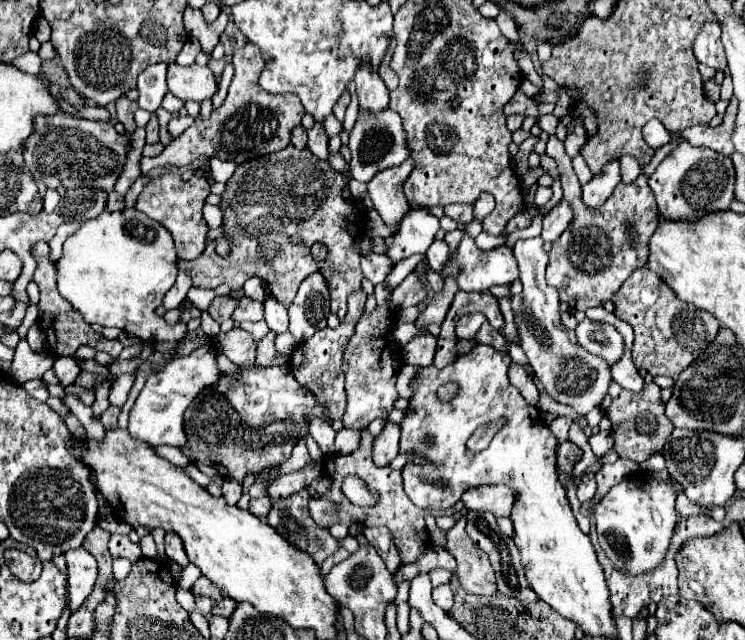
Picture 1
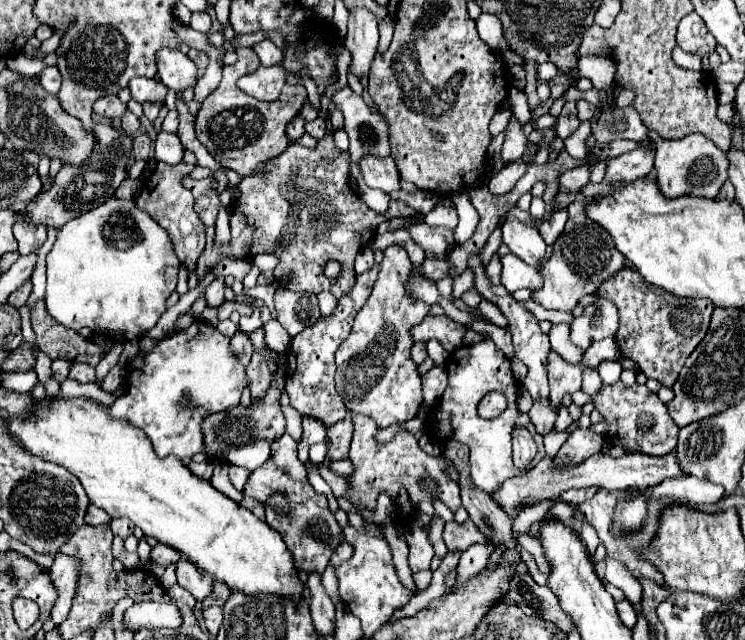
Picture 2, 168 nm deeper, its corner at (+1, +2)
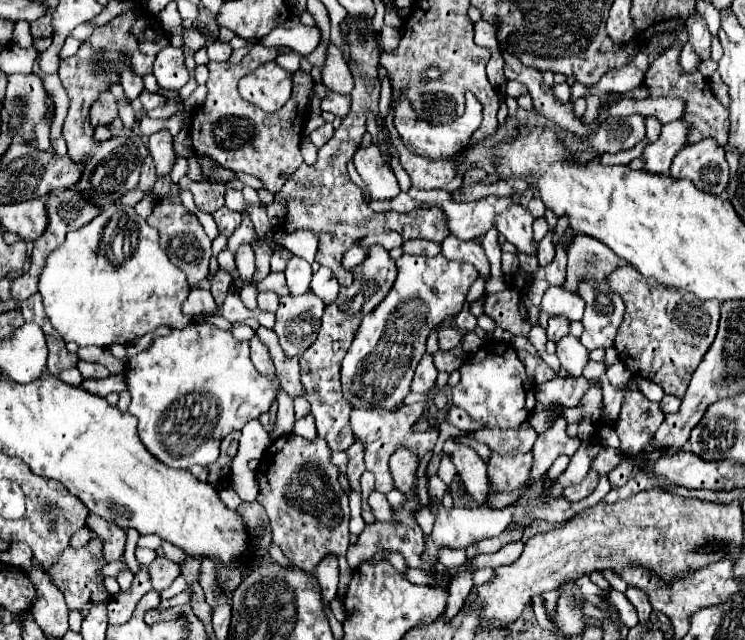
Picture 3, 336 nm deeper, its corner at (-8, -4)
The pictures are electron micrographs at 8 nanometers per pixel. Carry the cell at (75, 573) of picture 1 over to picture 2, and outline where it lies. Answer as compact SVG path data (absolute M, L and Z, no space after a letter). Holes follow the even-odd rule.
M61 552L53 558L53 566L49 568L53 586L57 588L57 600L51 612L51 620L55 624L61 624L69 614L69 608L75 596L75 588L77 588L77 568L79 568L77 560Z

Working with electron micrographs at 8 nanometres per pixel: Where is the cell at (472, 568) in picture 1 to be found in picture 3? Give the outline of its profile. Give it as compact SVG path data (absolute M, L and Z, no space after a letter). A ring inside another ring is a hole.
M424 402L406 404L406 406L402 406L400 412L358 410L358 408L352 410L352 414L350 414L350 426L354 430L354 438L364 444L364 462L366 462L366 468L376 476L376 486L374 488L378 492L388 494L390 490L394 490L394 478L392 478L388 460L390 460L390 456L398 448L406 448L406 450L414 452L422 460L436 446L436 440L438 440L438 432L436 430L434 430L434 434L414 434L410 430L412 424L414 424L414 420L422 414L422 410L424 410Z

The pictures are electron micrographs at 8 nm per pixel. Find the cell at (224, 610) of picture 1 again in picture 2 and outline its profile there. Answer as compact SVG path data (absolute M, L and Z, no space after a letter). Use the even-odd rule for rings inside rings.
M215 580L215 584L213 584L213 592L211 592L201 604L203 604L205 608L209 608L209 606L223 606L223 604L227 602L229 594L231 594L229 586L227 586L227 584L221 584L221 582Z

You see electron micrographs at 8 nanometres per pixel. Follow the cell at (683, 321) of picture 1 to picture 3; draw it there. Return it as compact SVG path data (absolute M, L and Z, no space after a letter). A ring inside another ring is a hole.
M624 262L608 278L610 290L622 296L626 314L616 334L614 348L620 362L636 376L656 382L666 394L684 396L688 382L714 342L720 318L720 302L698 300L686 290L662 290L648 278L642 278L634 266Z

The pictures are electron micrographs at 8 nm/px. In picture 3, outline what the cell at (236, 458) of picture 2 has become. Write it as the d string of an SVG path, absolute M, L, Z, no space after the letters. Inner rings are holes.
M188 324L182 330L172 330L170 336L156 338L148 350L128 360L126 384L132 396L128 412L138 418L140 440L160 462L182 470L190 470L194 464L214 464L220 456L220 440L270 408L280 384L278 380L268 382L262 378L262 374L252 366L248 350L248 342L234 340L228 330L210 324Z

